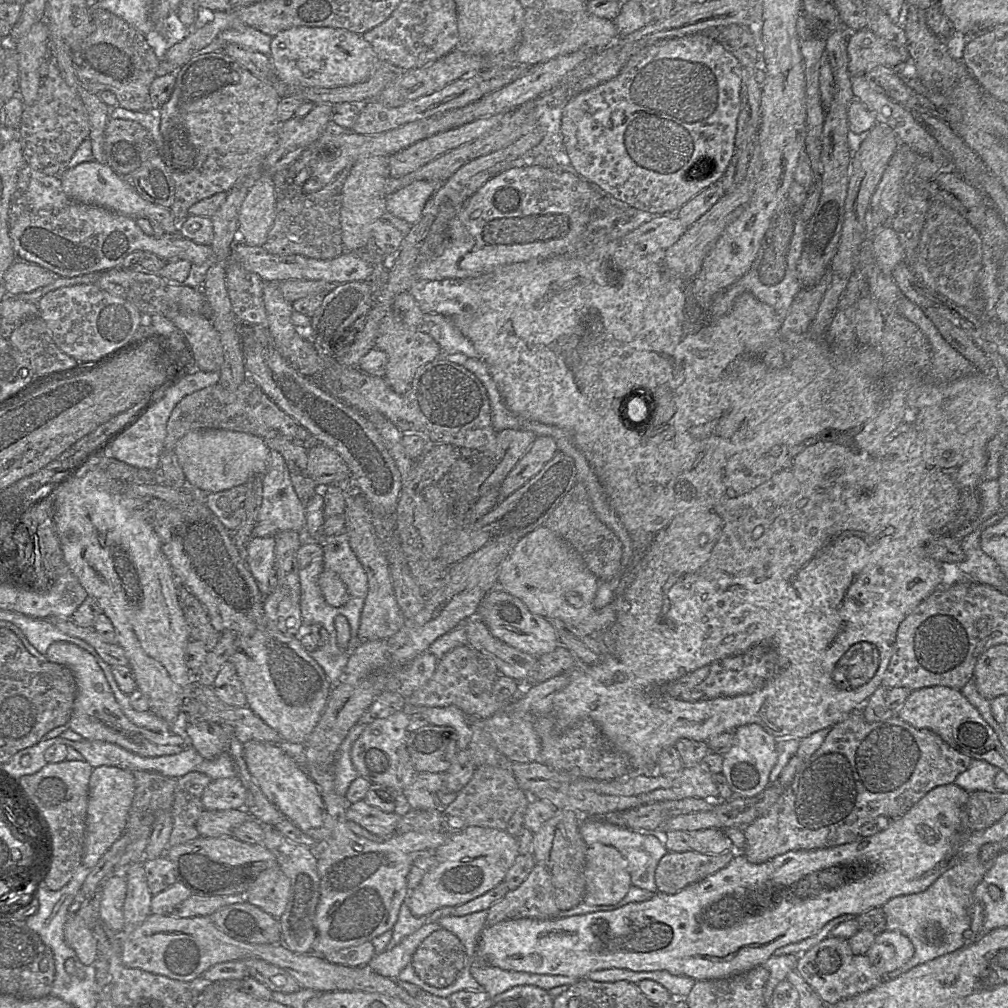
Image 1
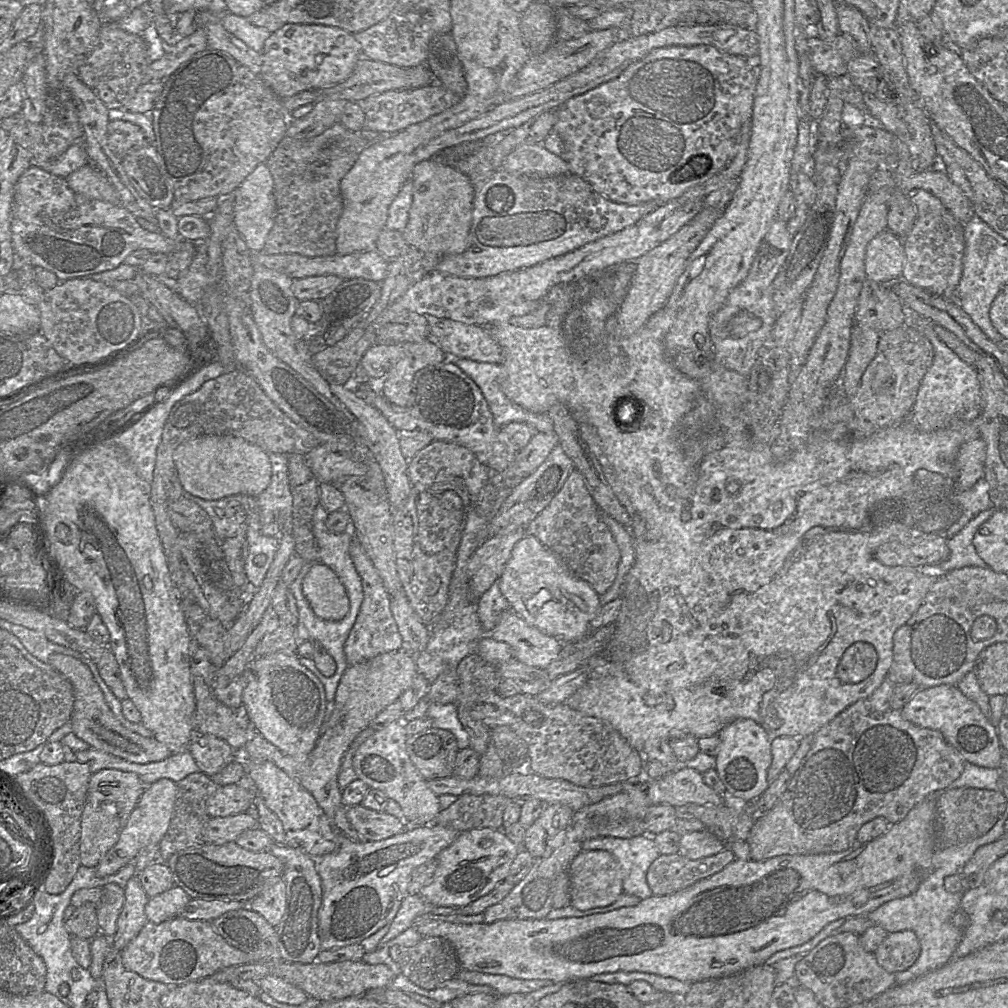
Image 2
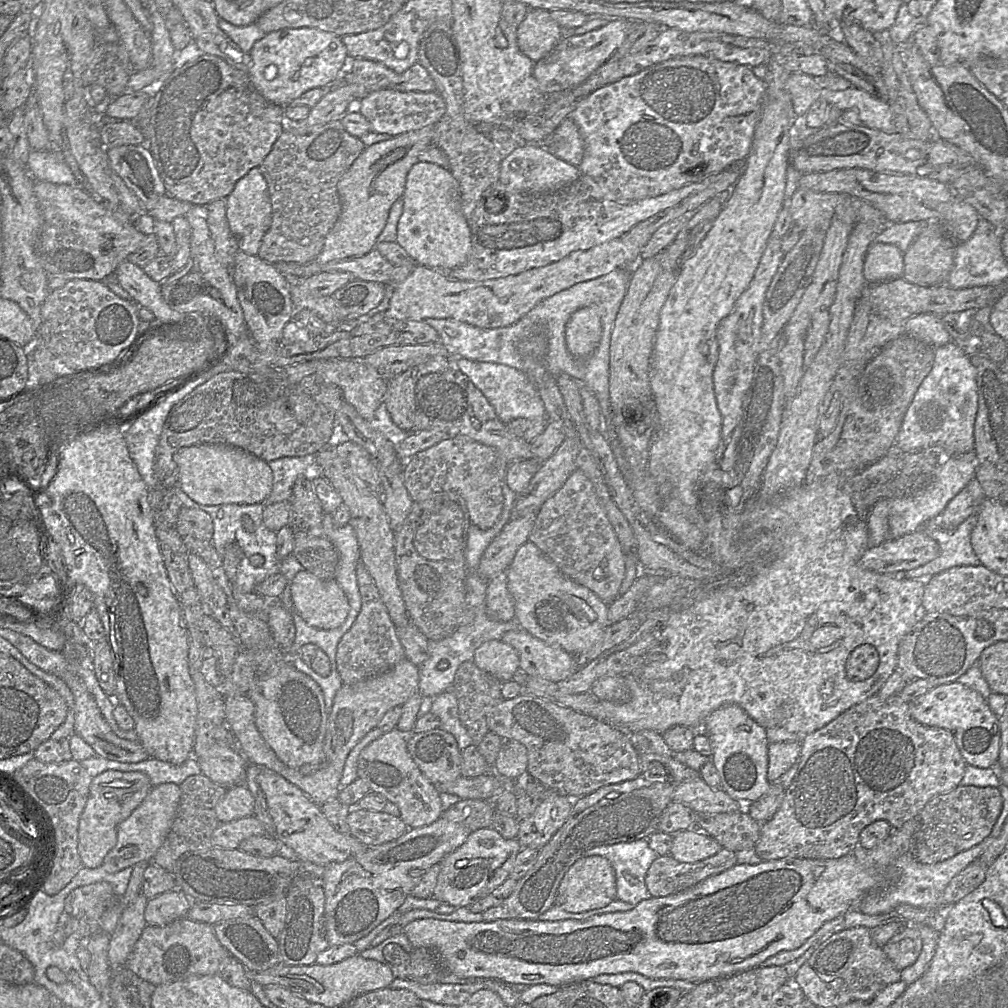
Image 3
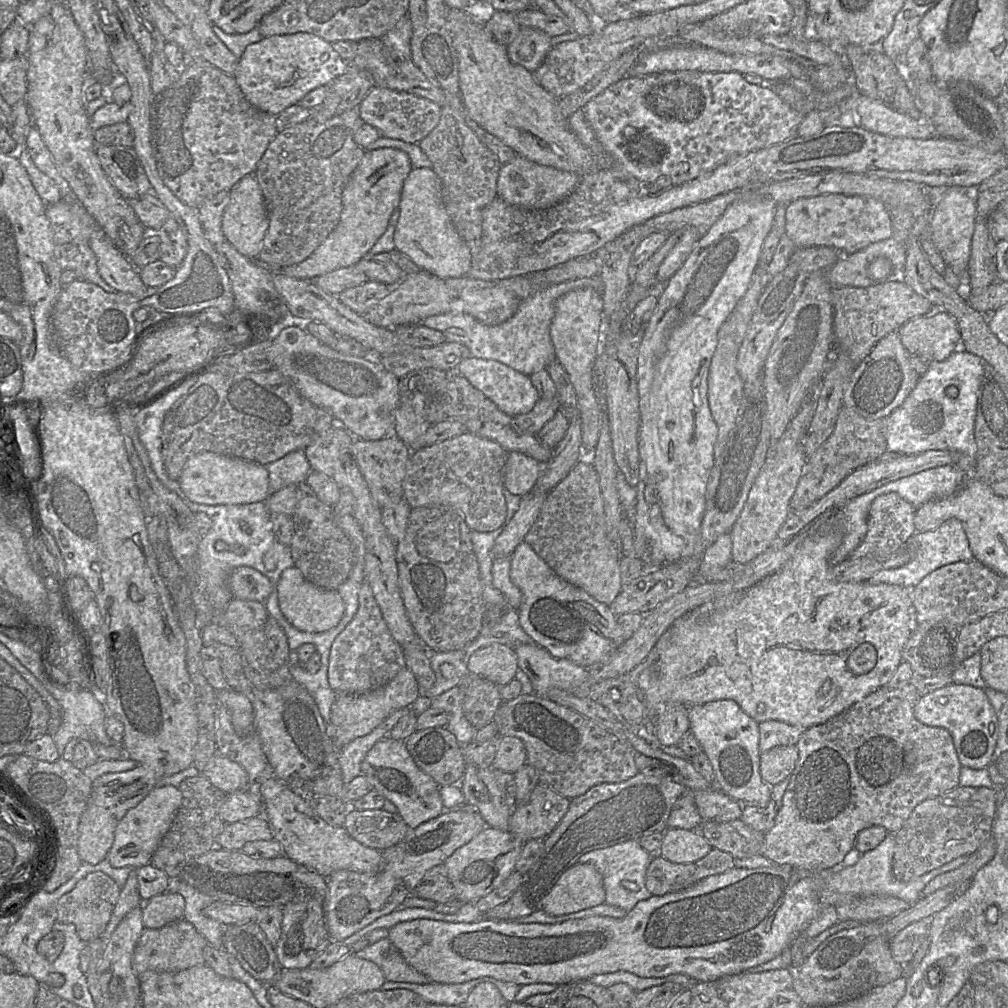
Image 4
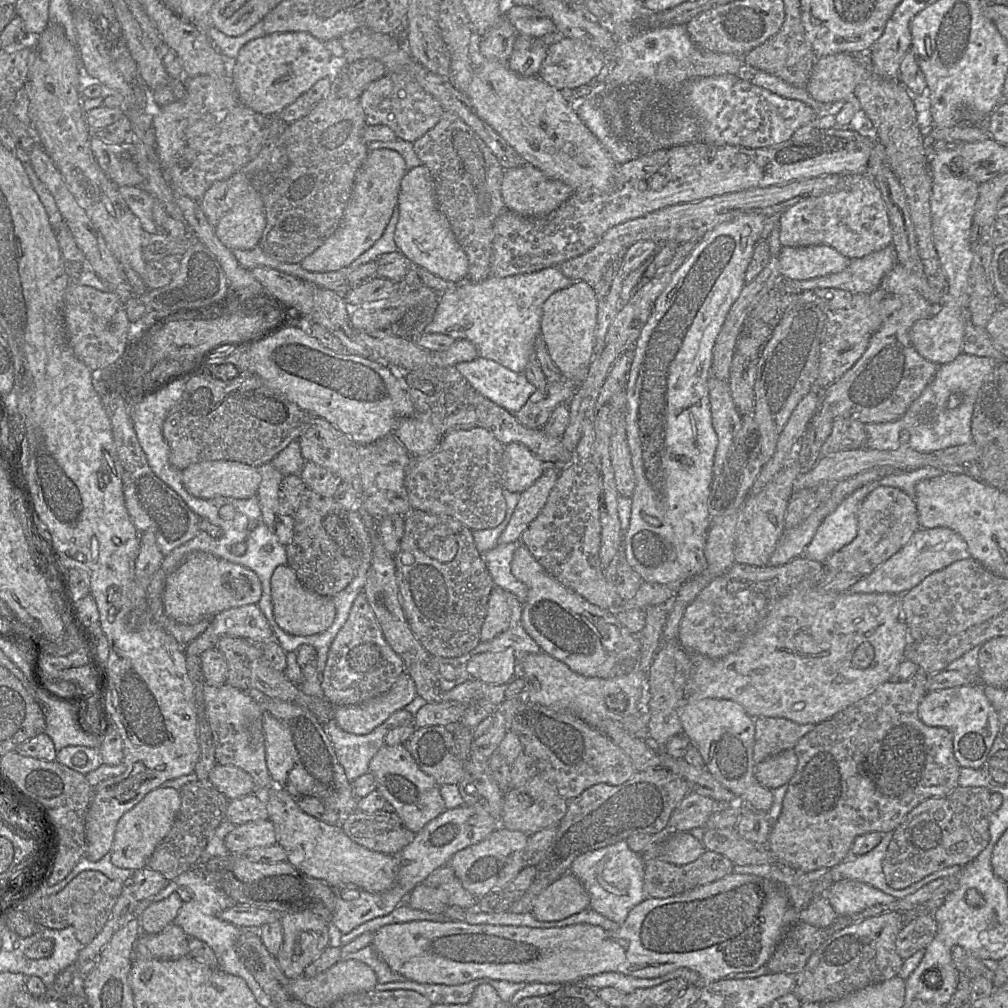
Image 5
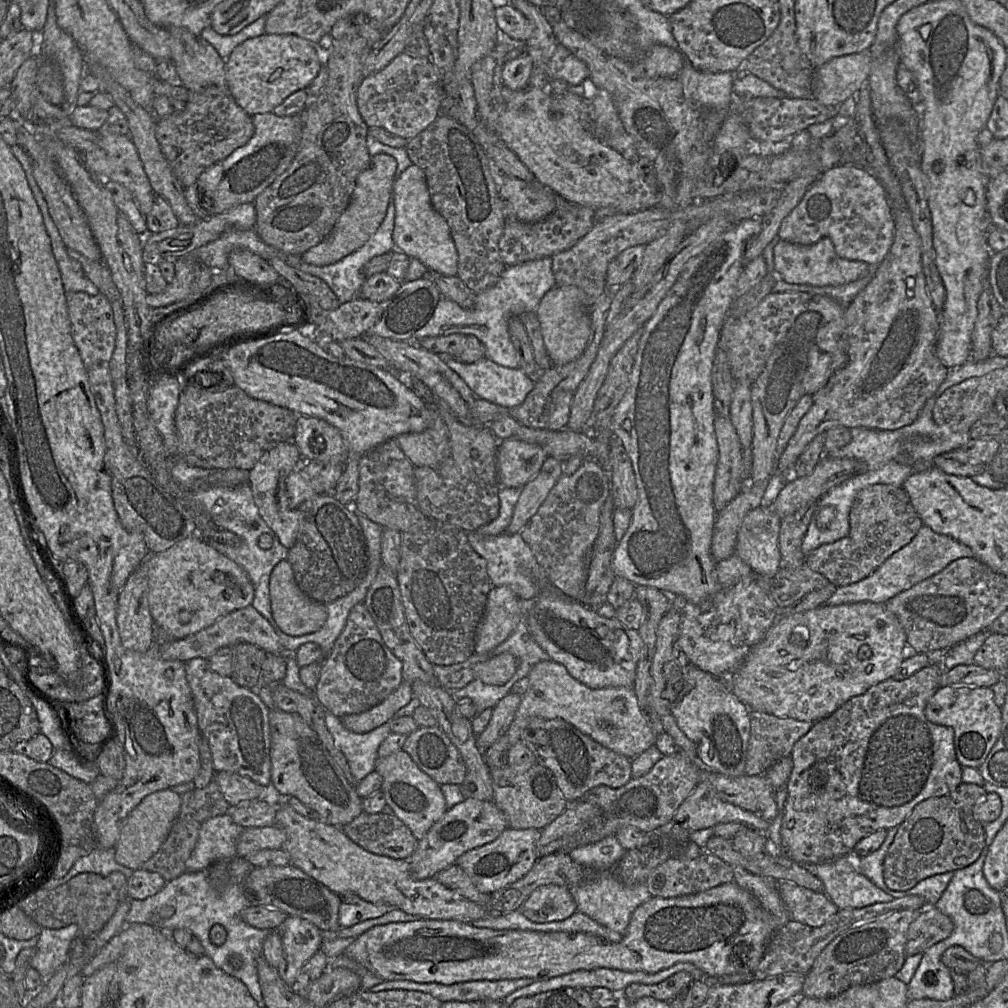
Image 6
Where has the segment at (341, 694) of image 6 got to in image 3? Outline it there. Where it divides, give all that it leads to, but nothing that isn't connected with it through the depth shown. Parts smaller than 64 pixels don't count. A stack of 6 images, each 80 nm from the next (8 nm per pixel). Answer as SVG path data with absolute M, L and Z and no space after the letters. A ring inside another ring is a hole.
M359 561L356 568L357 581L362 600L361 610L337 645L336 668L343 684L354 684L392 668L405 658L405 651L379 590L364 566Z

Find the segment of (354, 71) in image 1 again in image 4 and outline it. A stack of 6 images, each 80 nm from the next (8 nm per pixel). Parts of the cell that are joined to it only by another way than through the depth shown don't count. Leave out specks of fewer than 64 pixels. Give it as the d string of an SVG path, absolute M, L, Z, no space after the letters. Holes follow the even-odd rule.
M298 32L263 37L259 42L247 46L239 58L238 67L233 76L252 106L276 116L289 106L297 104L310 91L328 86L348 66L333 49L332 43L311 33Z

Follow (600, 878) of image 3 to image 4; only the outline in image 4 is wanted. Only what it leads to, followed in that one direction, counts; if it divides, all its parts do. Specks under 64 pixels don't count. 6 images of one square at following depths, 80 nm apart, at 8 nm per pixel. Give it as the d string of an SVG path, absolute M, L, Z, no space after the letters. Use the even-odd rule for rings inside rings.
M575 864L557 881L541 910L553 916L571 914L605 904L601 874L591 864Z

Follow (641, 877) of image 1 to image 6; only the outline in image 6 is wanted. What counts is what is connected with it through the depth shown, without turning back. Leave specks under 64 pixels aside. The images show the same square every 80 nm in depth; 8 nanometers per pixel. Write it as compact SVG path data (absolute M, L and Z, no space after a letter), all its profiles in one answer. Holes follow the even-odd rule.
M608 836L598 842L577 847L569 853L574 862L591 873L589 880L569 888L577 905L577 912L622 936L635 909L652 898L646 883L626 885L617 875L617 864L625 852L615 836Z

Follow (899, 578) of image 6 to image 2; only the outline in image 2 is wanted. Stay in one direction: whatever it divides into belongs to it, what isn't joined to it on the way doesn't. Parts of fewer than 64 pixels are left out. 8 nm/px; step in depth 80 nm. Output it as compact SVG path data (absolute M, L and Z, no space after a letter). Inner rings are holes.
M990 508L980 512L957 534L947 538L950 555L945 561L939 564L942 570L950 572L963 567L988 567L977 554L973 545L973 538L978 528L992 516L996 509Z

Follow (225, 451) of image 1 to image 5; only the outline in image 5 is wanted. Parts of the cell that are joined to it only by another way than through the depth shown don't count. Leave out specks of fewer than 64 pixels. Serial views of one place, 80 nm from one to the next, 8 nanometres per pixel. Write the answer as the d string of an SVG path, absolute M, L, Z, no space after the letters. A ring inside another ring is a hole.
M210 460L189 465L182 471L185 489L193 496L246 499L257 495L261 482L258 467L237 461Z

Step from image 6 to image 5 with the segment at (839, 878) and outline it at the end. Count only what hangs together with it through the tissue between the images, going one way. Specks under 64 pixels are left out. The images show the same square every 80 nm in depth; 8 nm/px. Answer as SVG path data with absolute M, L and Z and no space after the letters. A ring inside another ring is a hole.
M849 879L835 882L826 896L838 916L858 914L872 906L889 904L896 900L869 884Z

